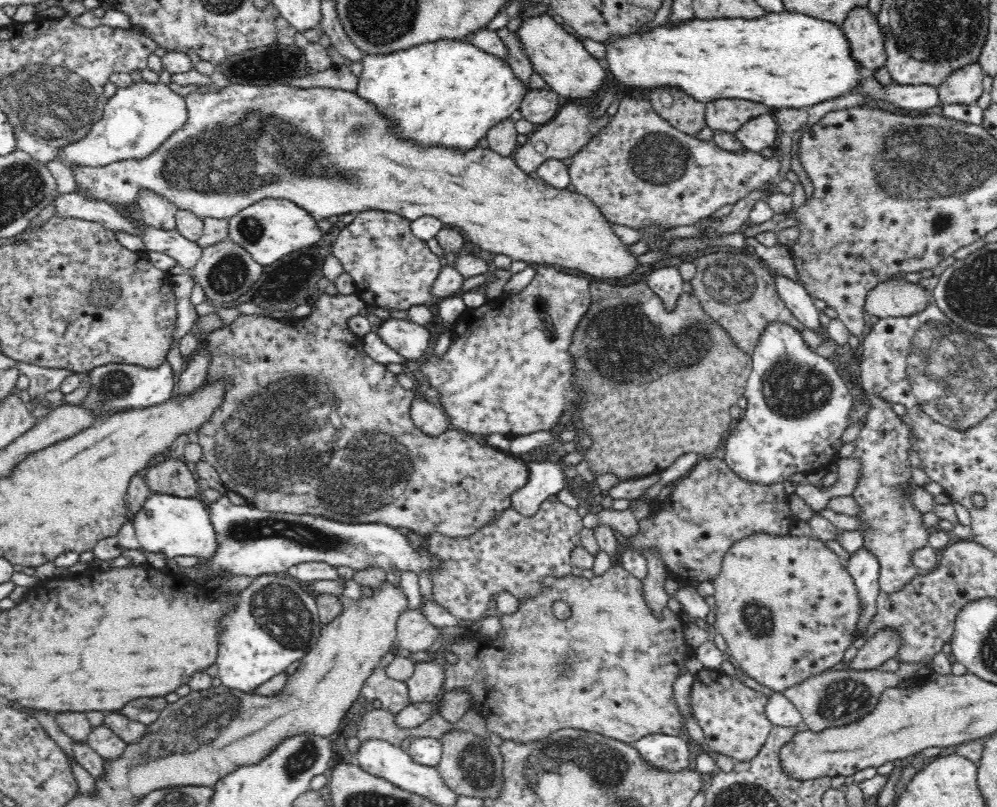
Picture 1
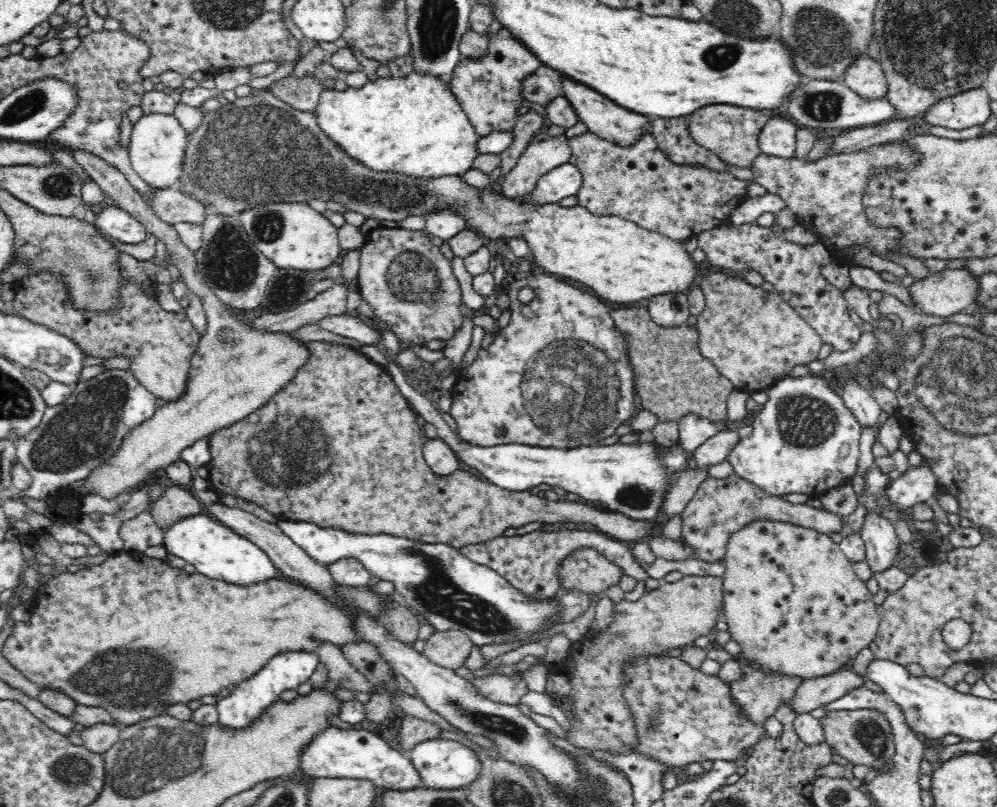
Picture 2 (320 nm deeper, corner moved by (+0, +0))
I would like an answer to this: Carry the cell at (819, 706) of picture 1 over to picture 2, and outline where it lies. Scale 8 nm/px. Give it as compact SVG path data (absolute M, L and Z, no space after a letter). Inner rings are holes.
M874 709L847 711L829 711L829 715L820 720L826 742L854 765L864 765L880 773L893 771L893 758L896 754L892 727L882 713Z

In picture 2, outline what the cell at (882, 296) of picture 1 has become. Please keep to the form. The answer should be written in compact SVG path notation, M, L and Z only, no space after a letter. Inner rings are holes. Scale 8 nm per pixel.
M965 266L948 267L940 272L932 273L922 280L915 281L909 287L911 298L917 304L916 308L932 316L952 316L952 314L964 312L972 303L977 302L980 291L979 276L971 273Z

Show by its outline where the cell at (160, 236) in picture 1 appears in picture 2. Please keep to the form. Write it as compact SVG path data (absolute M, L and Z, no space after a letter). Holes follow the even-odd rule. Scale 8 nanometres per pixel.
M118 206L91 208L88 219L104 235L124 244L138 244L147 236L145 226Z

